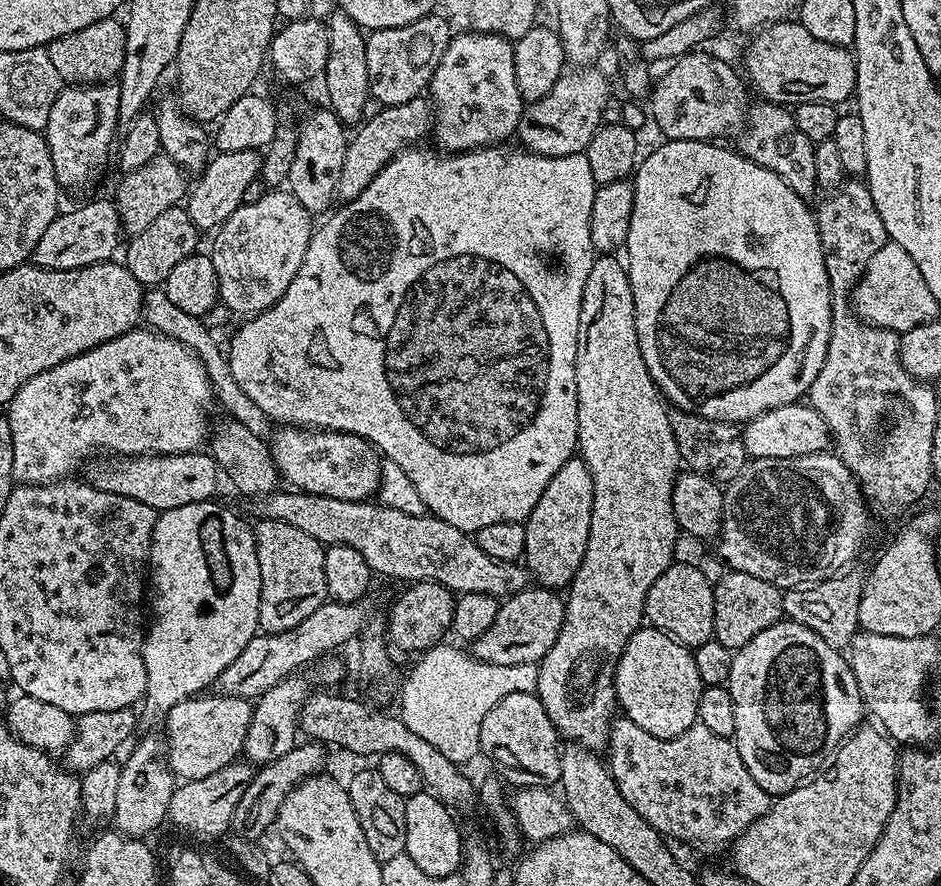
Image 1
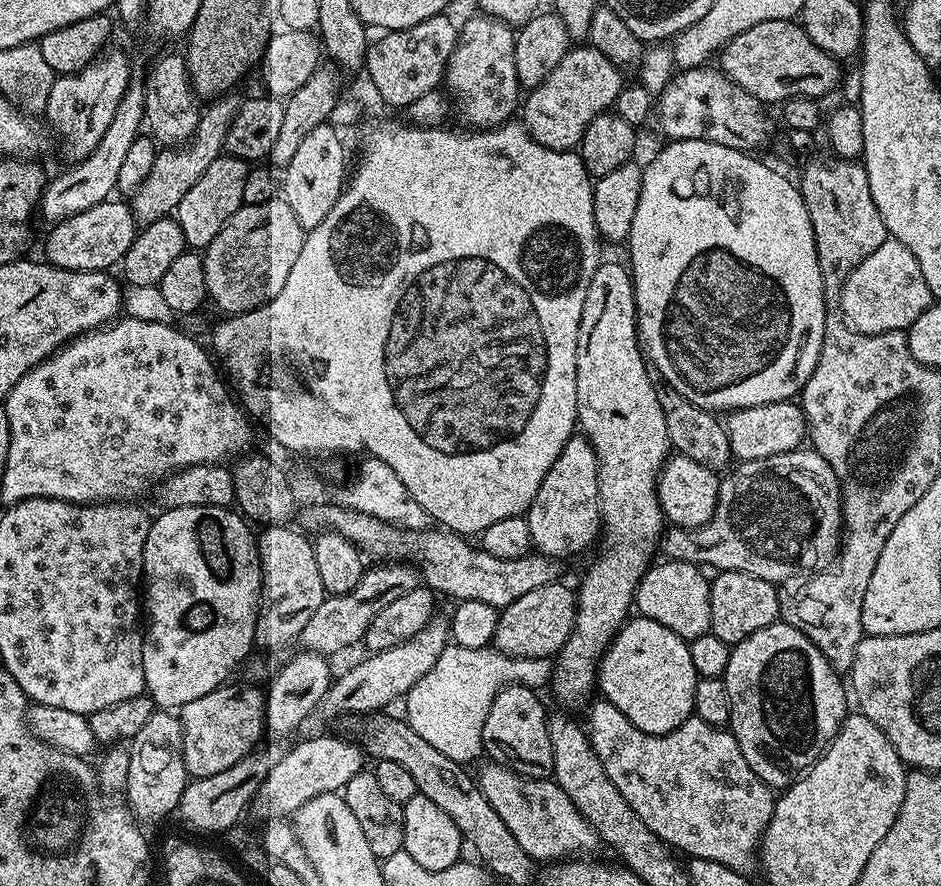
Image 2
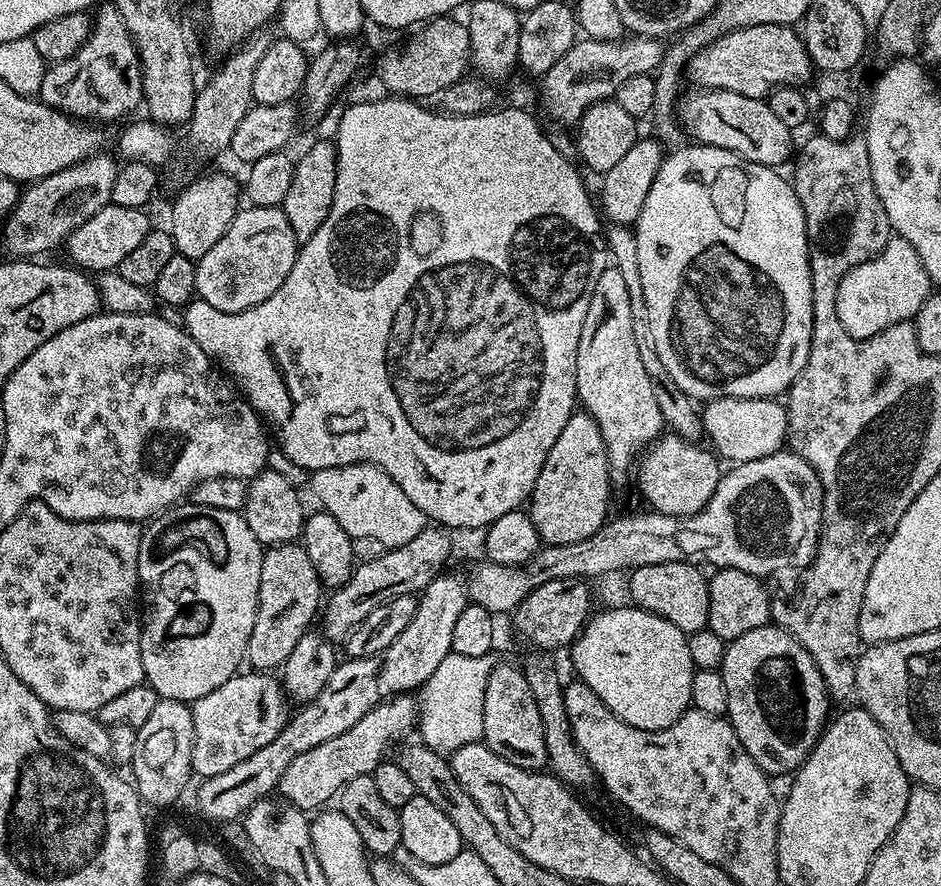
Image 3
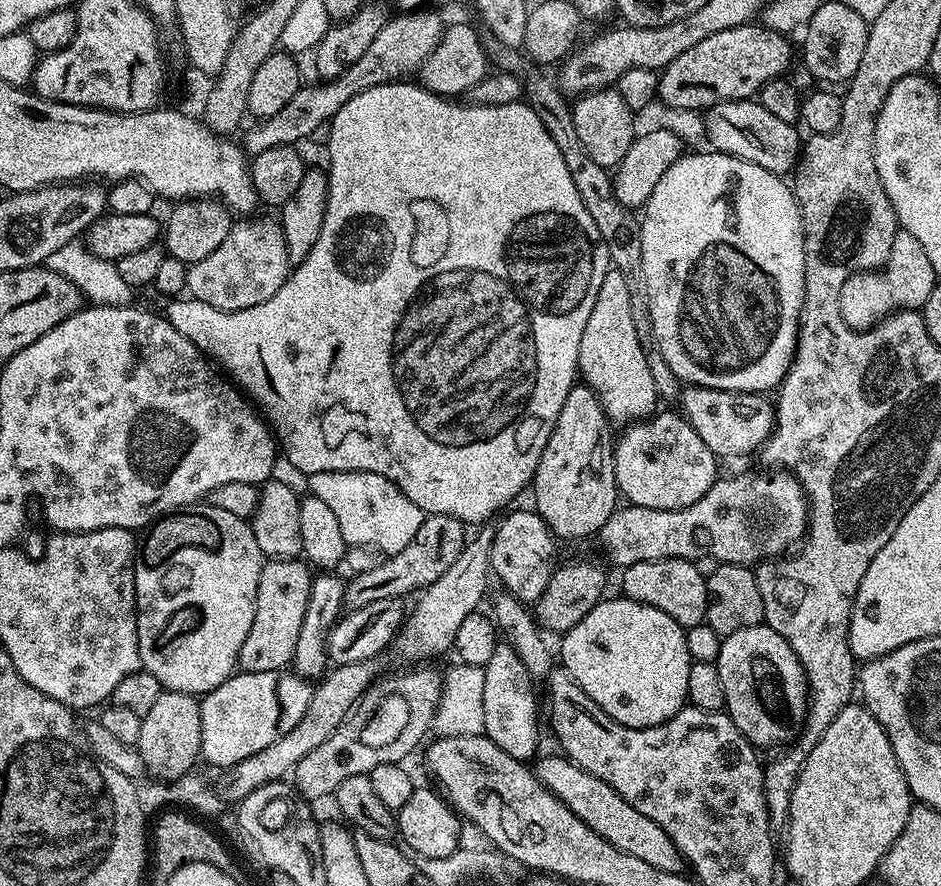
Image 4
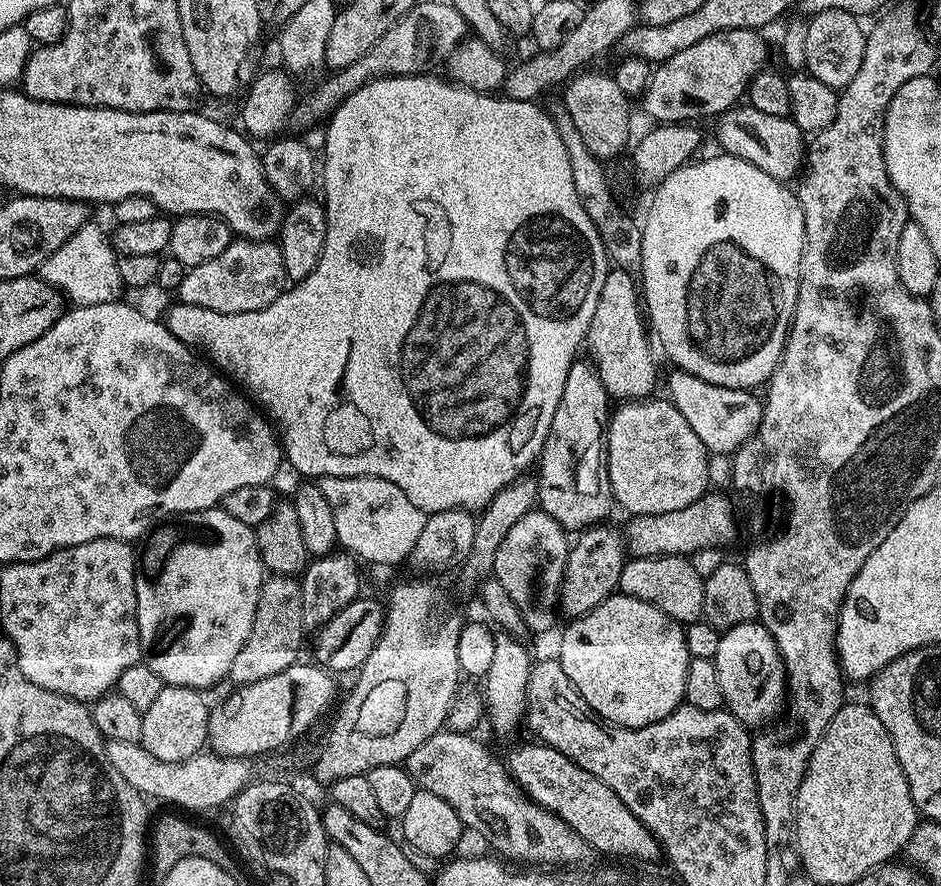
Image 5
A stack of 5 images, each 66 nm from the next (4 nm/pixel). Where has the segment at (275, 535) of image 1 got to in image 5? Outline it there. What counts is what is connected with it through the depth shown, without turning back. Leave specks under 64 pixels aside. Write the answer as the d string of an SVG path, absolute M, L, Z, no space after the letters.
M269 575L260 588L258 610L254 614L254 626L250 626L250 638L238 650L227 674L233 685L243 686L270 678L301 659L300 647L304 644L304 607L300 581L294 576Z

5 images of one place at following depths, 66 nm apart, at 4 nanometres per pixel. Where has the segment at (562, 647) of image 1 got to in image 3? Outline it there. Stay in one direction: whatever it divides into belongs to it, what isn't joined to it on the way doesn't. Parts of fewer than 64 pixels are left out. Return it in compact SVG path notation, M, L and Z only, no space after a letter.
M615 266L602 270L598 282L594 282L594 294L590 294L586 322L582 322L582 334L578 338L576 398L583 411L589 412L594 422L598 422L598 430L602 430L613 477L620 478L624 468L631 469L644 449L653 440L660 439L665 431L650 377L634 342L629 291Z

